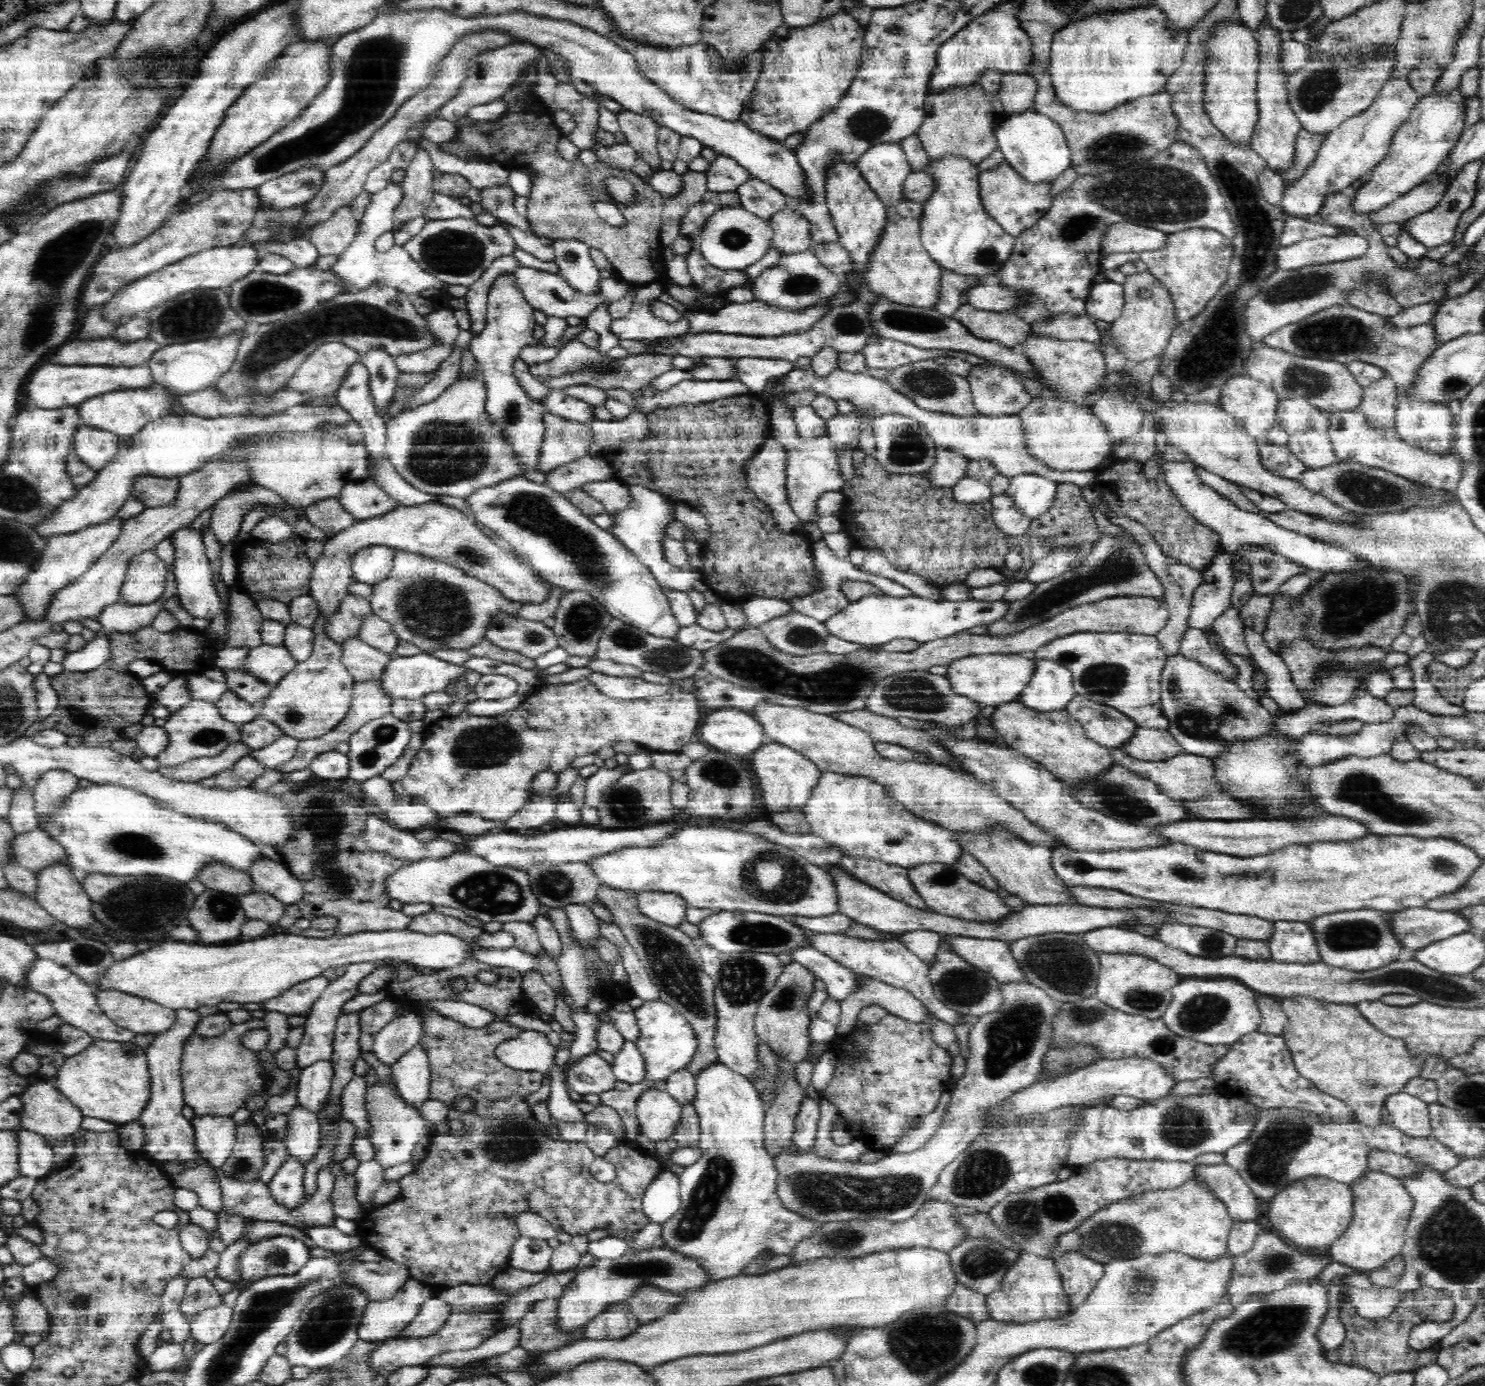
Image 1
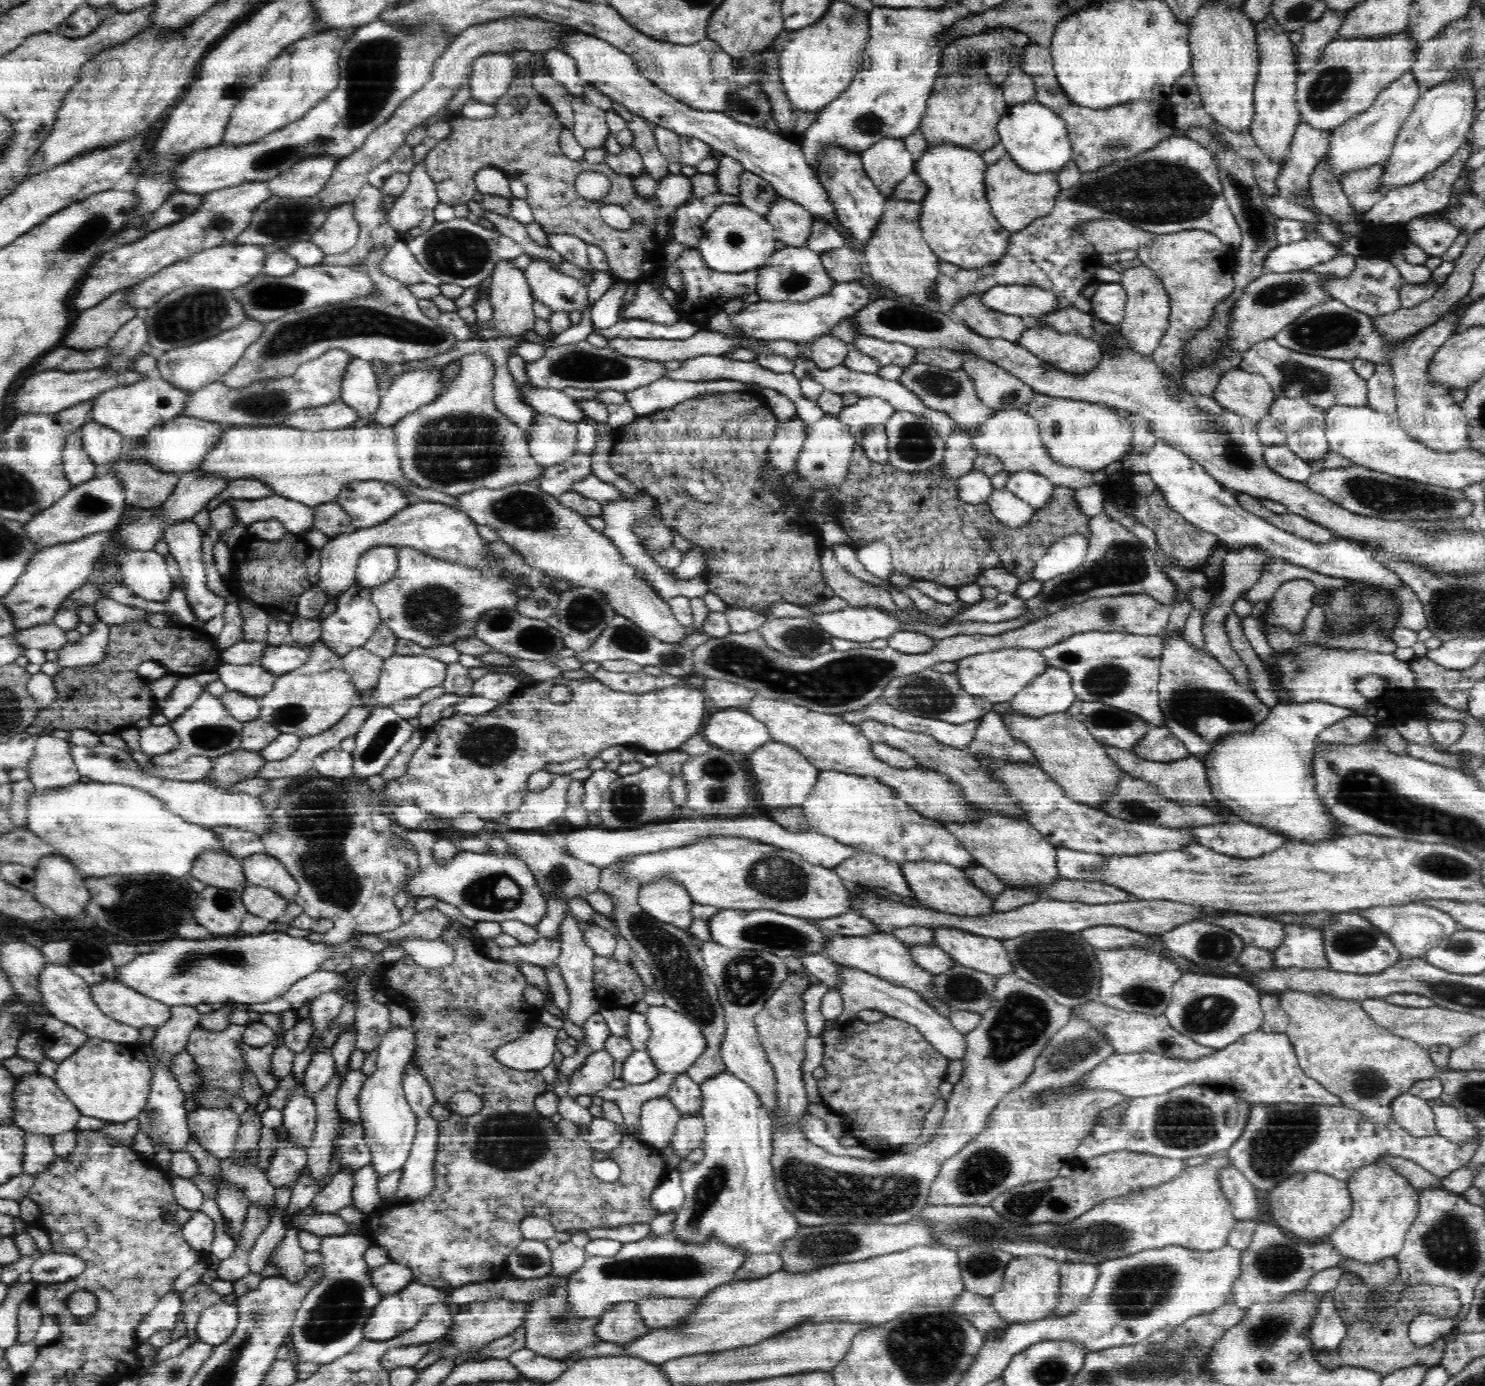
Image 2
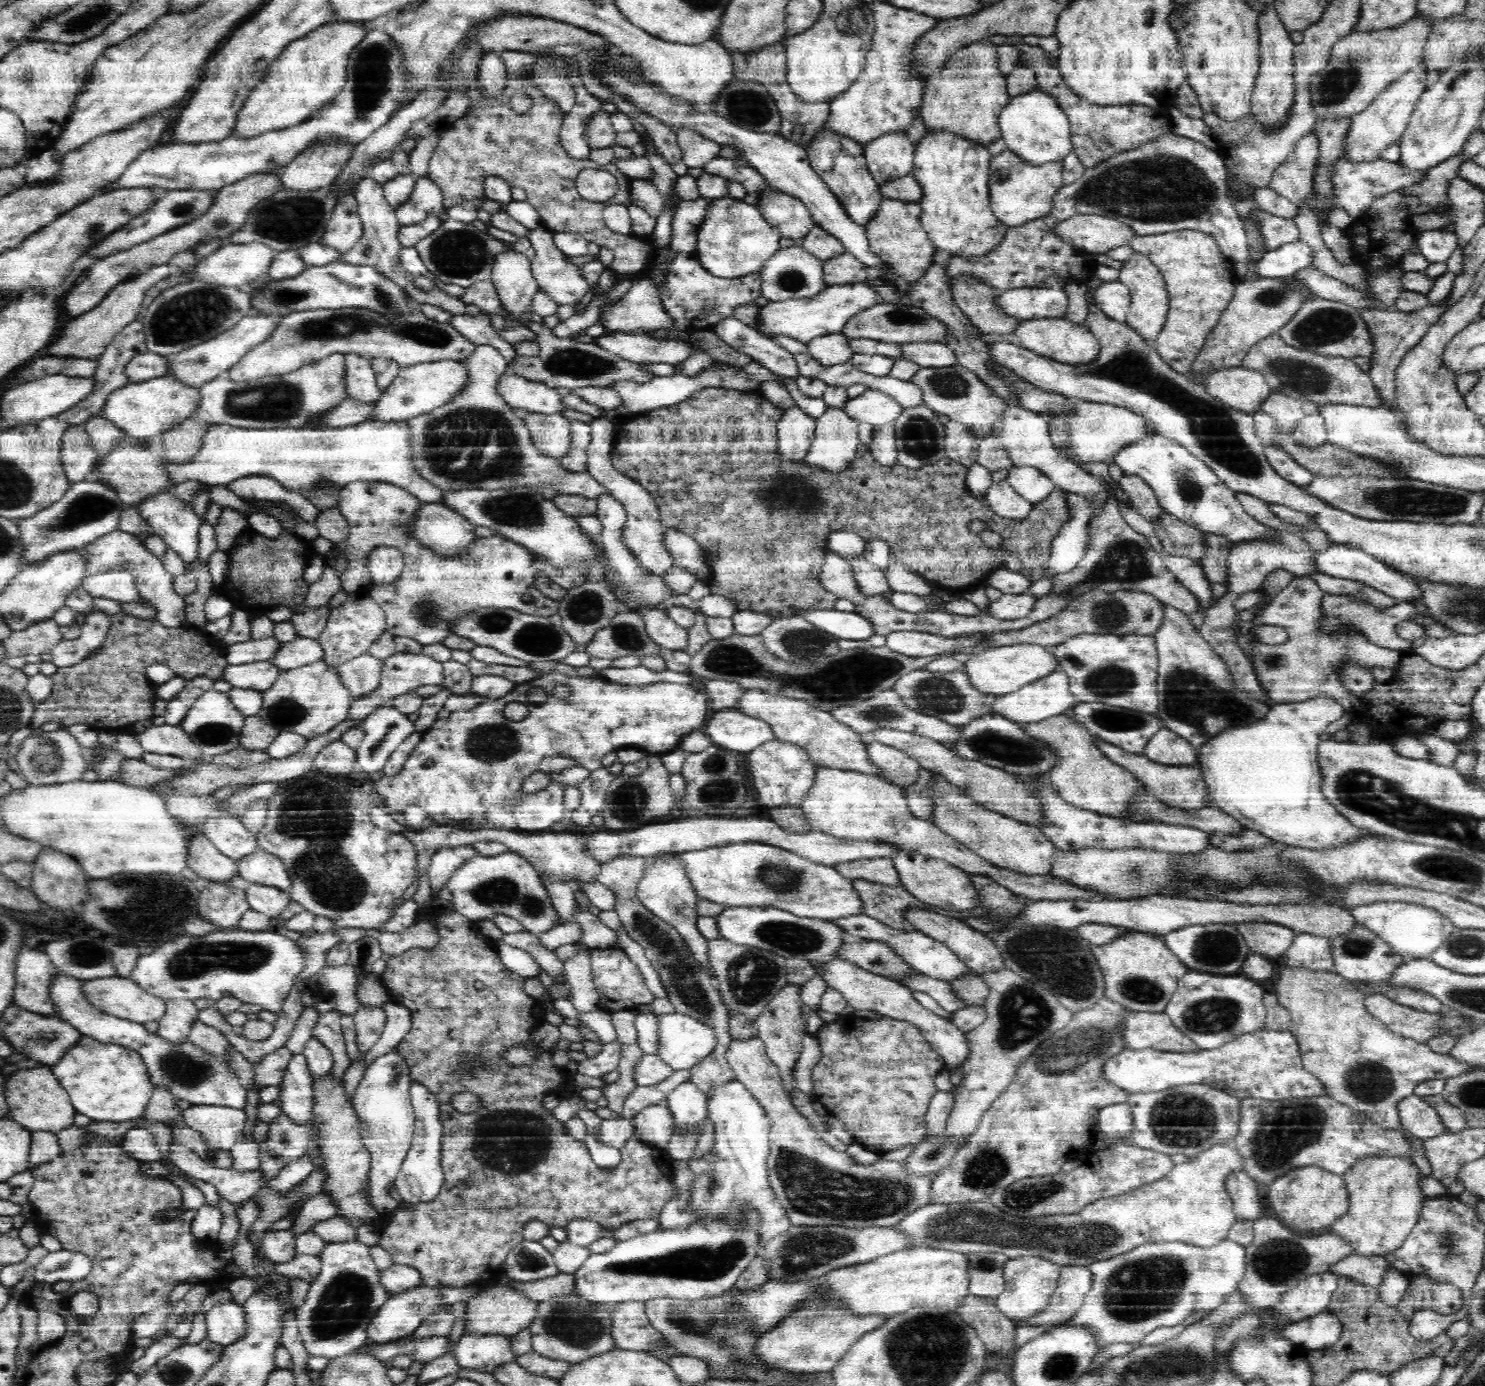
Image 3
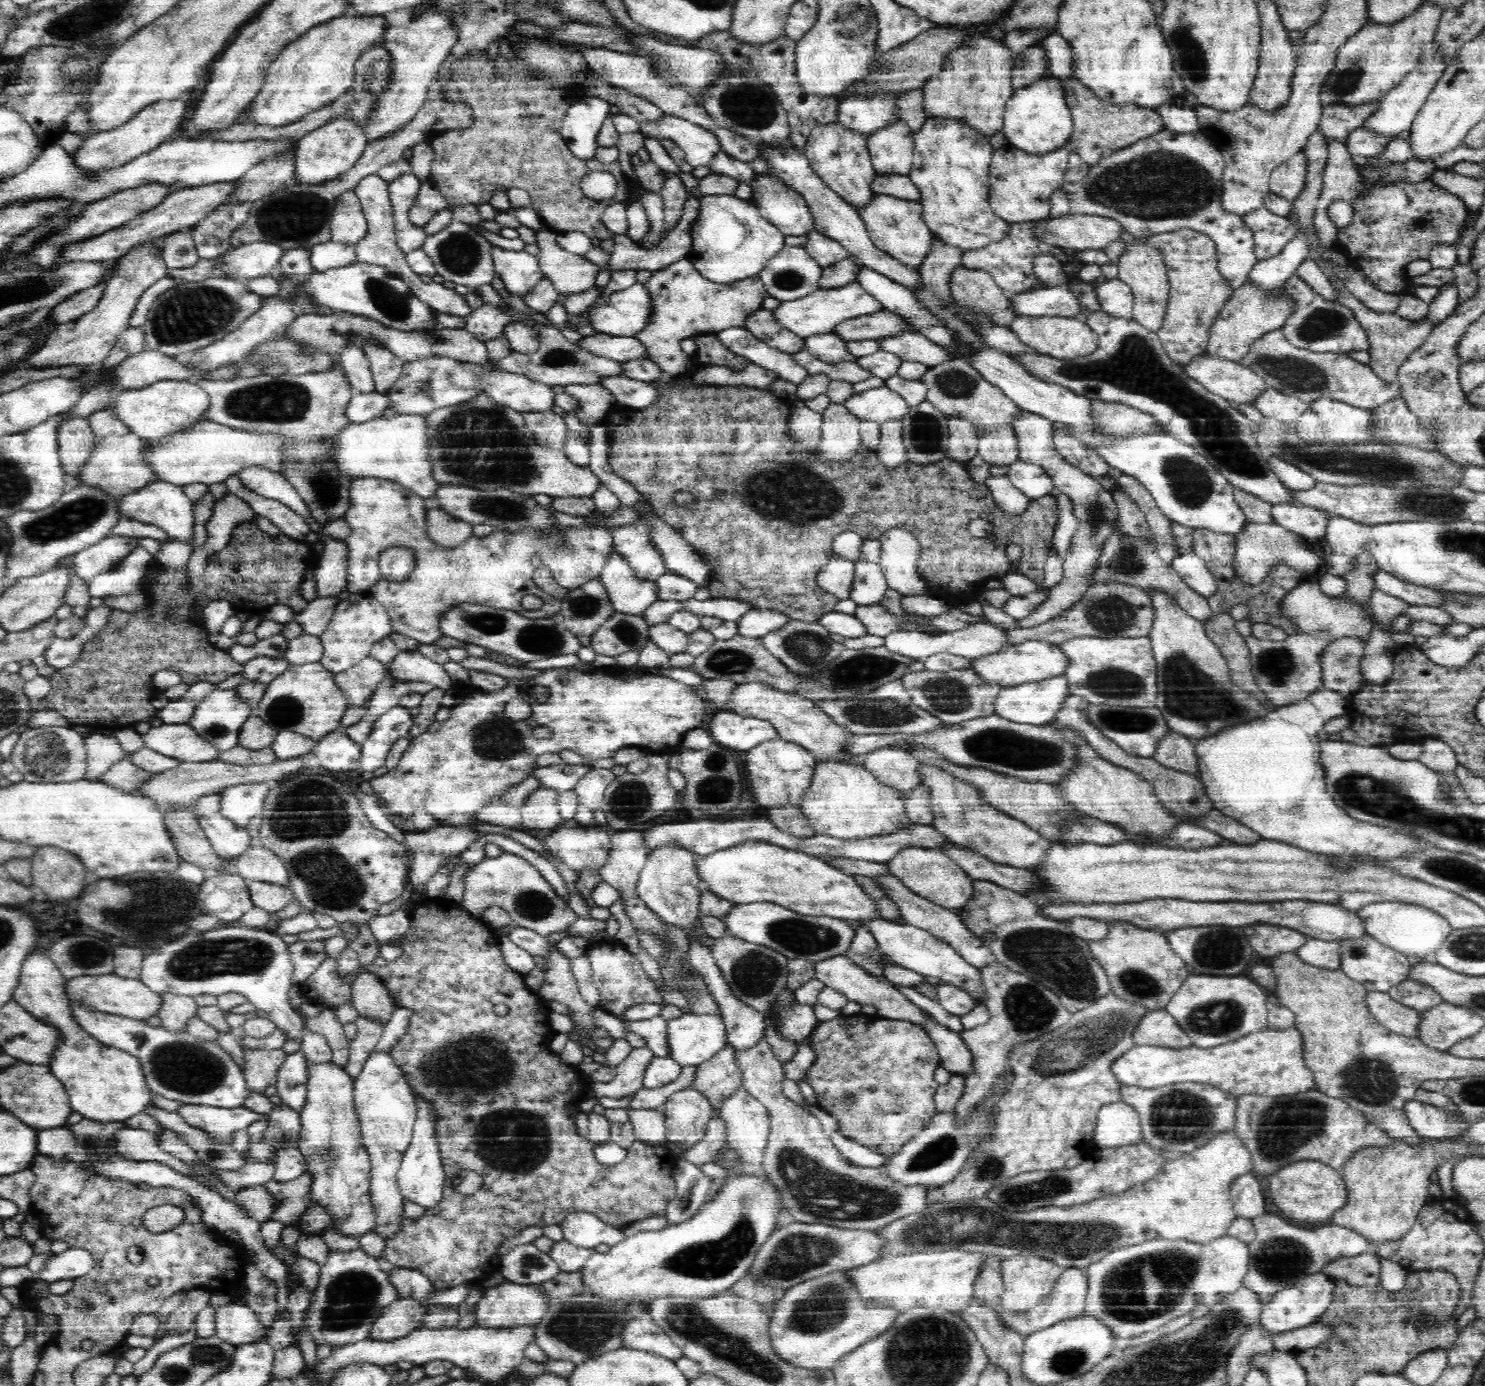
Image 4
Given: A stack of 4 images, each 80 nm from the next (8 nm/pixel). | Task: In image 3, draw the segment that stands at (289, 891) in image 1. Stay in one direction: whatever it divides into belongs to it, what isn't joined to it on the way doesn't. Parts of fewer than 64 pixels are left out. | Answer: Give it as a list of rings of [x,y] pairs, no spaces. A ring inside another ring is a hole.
[[[262,848],[238,860],[238,874],[248,882],[275,886],[284,891],[290,891],[292,887],[282,859]]]

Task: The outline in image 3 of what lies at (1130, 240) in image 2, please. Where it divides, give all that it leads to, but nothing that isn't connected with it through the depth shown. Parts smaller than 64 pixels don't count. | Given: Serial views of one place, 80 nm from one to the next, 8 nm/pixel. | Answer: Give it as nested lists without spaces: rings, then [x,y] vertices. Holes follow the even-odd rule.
[[[1074,215],[1059,222],[1054,231],[1078,248],[1098,254],[1127,245],[1136,236],[1128,225],[1118,219],[1100,215]]]

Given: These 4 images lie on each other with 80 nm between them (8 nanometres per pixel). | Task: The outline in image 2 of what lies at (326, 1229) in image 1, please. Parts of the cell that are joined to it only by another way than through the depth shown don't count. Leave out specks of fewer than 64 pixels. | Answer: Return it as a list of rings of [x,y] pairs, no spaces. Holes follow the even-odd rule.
[[[354,1232],[345,1235],[319,1236],[321,1242],[322,1278],[308,1290],[296,1310],[291,1339],[298,1362],[328,1364],[351,1353],[363,1338],[363,1325],[384,1296],[373,1282],[372,1267],[364,1254],[372,1241]]]

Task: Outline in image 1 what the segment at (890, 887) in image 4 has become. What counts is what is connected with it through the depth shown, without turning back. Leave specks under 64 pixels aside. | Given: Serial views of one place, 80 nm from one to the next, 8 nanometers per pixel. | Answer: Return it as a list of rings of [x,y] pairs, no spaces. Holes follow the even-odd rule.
[[[941,934],[940,946],[956,953],[968,964],[990,973],[999,983],[1027,982],[1024,971],[1016,964],[1009,942],[991,938],[968,938]]]

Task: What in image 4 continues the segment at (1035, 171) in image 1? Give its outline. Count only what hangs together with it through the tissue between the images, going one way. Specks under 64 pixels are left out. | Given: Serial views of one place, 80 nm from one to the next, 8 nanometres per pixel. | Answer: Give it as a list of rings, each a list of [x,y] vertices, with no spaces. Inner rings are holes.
[[[1048,71],[1036,83],[1015,91],[1007,103],[1002,131],[1007,142],[1024,151],[1044,154],[1070,141],[1074,119],[1067,102],[1067,88]]]

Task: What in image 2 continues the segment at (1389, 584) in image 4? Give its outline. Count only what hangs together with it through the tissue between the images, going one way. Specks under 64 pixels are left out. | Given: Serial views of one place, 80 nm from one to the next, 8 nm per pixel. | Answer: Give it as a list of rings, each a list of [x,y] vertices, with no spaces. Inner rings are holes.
[[[1157,438],[1153,448],[1144,454],[1126,455],[1121,459],[1123,470],[1128,473],[1144,473],[1152,477],[1157,492],[1164,502],[1186,522],[1215,535],[1231,550],[1251,547],[1266,553],[1268,557],[1285,559],[1291,564],[1325,574],[1325,576],[1364,582],[1383,590],[1402,592],[1404,583],[1395,572],[1374,559],[1374,554],[1364,551],[1358,544],[1346,540],[1334,540],[1324,544],[1305,541],[1294,534],[1277,529],[1266,520],[1251,514],[1236,499],[1234,493],[1218,482],[1194,458],[1170,446],[1163,438]]]

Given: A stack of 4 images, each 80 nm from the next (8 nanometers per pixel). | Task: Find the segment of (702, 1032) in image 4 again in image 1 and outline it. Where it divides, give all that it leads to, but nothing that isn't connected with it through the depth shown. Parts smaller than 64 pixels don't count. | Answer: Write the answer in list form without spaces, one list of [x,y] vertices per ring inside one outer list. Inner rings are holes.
[[[650,1000],[644,1002],[640,1008],[633,1010],[636,1017],[636,1025],[640,1029],[640,1038],[636,1040],[635,1046],[644,1057],[646,1063],[646,1081],[664,1081],[672,1074],[686,1069],[692,1062],[698,1050],[699,1040],[692,1026],[684,1019],[682,1014],[660,1000]]]

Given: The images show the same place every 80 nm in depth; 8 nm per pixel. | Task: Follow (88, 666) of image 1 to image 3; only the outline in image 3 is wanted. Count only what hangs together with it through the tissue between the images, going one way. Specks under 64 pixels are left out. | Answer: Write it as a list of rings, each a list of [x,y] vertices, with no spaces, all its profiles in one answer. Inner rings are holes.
[[[93,610],[85,615],[80,636],[72,640],[62,639],[52,650],[52,663],[56,667],[73,666],[83,662],[102,646],[111,626],[111,615]]]

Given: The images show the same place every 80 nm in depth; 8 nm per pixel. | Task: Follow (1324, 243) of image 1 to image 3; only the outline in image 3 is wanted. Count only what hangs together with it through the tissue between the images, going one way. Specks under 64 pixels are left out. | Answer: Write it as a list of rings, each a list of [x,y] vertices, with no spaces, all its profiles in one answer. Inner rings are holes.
[[[1300,240],[1289,242],[1276,250],[1265,252],[1254,264],[1253,277],[1288,278],[1314,262],[1314,249]]]

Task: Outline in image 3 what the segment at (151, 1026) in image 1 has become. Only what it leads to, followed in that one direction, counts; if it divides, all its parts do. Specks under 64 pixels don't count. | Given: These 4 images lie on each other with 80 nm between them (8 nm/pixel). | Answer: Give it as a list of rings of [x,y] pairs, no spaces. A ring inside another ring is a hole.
[[[112,976],[82,980],[80,990],[86,1002],[92,1004],[97,1010],[118,1018],[126,1018],[130,1022],[147,1023],[160,1021],[166,1011],[166,1001],[149,994],[142,986],[138,986],[129,977]]]

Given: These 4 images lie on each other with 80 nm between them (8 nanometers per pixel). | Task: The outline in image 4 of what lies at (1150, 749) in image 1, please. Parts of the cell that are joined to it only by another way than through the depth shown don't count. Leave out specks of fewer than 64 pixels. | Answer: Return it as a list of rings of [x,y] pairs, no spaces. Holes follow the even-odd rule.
[[[1170,732],[1160,742],[1153,759],[1162,766],[1200,778],[1196,749],[1193,748],[1194,743],[1193,739],[1183,734]]]

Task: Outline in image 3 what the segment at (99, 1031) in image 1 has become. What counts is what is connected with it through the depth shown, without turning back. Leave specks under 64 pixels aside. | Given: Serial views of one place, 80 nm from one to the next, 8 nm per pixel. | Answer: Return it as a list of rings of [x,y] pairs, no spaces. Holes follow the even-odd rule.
[[[60,973],[51,982],[51,996],[55,1000],[56,1012],[59,1012],[63,1022],[76,1028],[81,1035],[94,1038],[103,1044],[124,1046],[140,1053],[148,1068],[152,1085],[168,1089],[168,1092],[177,1099],[188,1100],[194,1105],[229,1106],[236,1109],[243,1109],[246,1106],[247,1090],[240,1085],[227,1060],[208,1054],[208,1051],[196,1047],[190,1040],[184,1043],[170,1043],[158,1035],[158,1032],[148,1033],[142,1023],[130,1022],[126,1018],[114,1017],[97,1010],[86,1002],[80,984],[80,979],[64,973]]]

